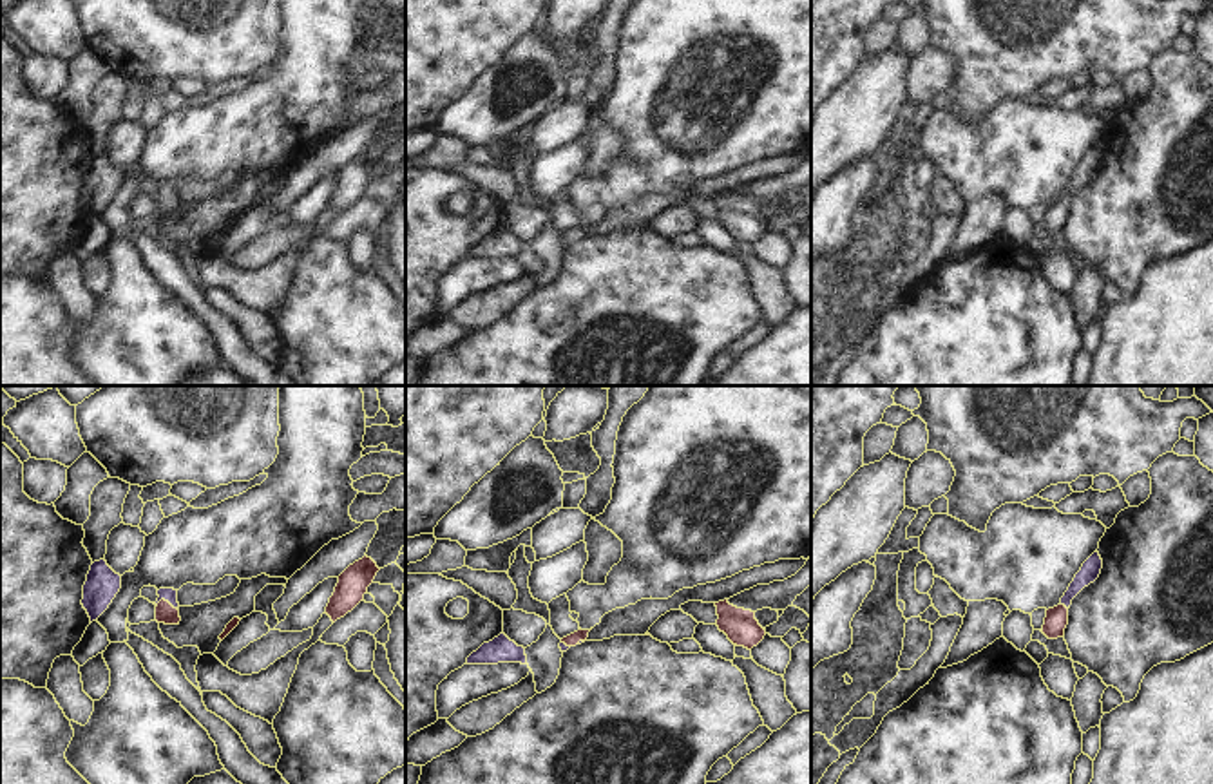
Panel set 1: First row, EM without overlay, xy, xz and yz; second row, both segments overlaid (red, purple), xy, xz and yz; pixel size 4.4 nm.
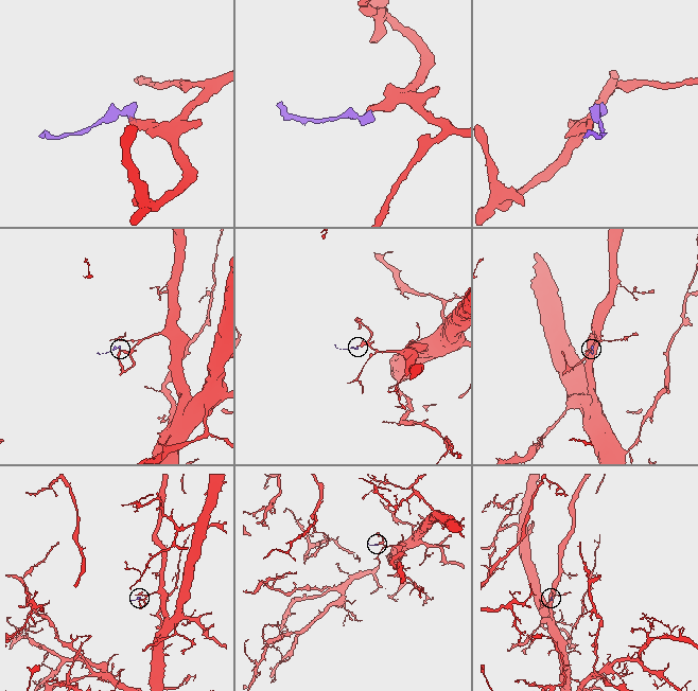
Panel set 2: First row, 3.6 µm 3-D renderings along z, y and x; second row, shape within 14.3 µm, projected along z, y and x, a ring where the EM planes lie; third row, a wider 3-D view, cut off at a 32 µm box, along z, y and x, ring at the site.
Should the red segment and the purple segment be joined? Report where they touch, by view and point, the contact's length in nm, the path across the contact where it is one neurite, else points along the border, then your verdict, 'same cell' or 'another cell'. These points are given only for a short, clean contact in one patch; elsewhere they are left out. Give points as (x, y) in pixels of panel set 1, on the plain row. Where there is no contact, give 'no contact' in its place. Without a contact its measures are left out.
contact xy (167, 196); length 110 nm; way xy (165, 207), (167, 196), (169, 189); same cell

